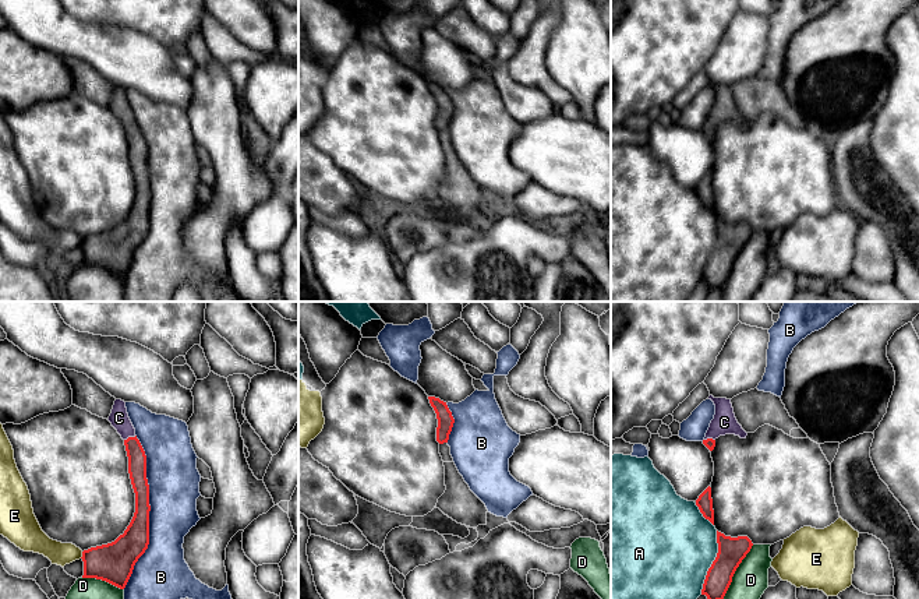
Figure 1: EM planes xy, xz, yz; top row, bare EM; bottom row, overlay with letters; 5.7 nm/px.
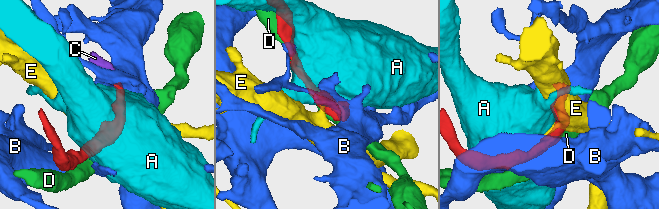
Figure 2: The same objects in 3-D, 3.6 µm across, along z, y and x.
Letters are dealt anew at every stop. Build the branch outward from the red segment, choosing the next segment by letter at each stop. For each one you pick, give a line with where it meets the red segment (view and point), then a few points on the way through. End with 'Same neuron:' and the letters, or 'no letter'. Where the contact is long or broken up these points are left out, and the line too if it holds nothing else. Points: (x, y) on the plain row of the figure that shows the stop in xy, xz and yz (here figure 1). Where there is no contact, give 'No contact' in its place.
C: Touches red at xy (130, 124). Path across: xy (137, 147), (130, 124), (119, 105)
Same neuron: C

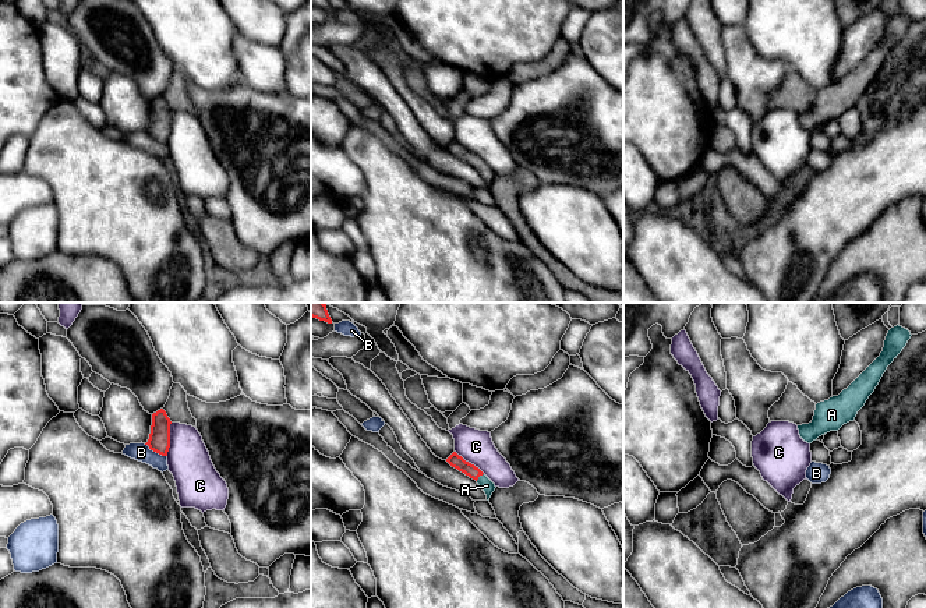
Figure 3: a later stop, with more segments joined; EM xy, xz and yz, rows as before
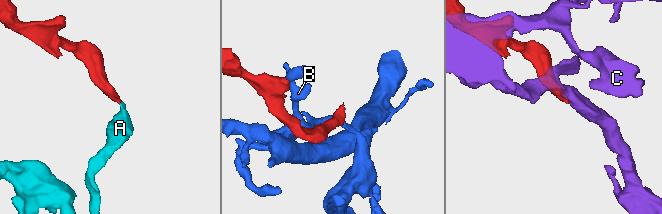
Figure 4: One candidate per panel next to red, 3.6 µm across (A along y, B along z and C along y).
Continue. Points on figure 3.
A: Touches red at xz (479, 163)
Same neuron: A

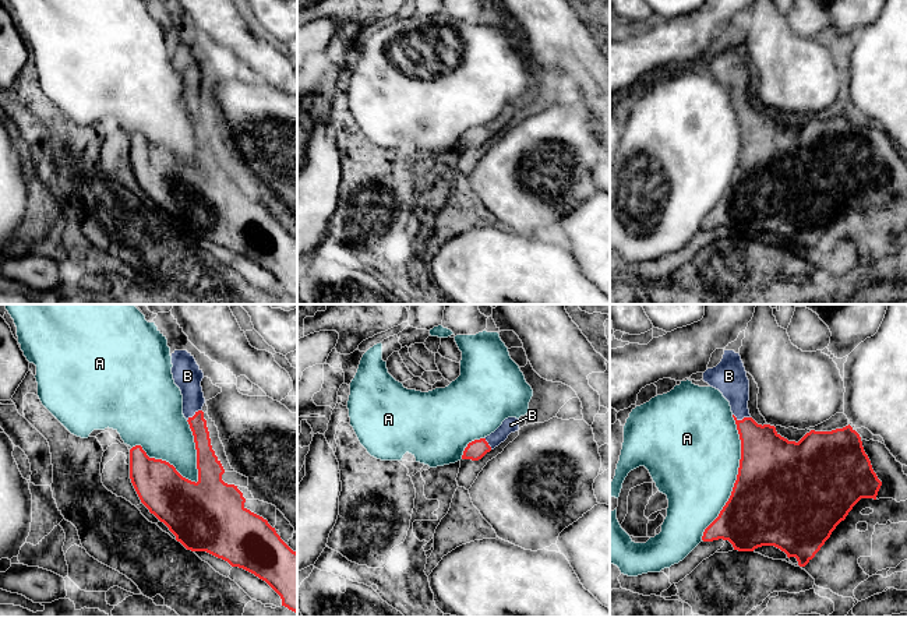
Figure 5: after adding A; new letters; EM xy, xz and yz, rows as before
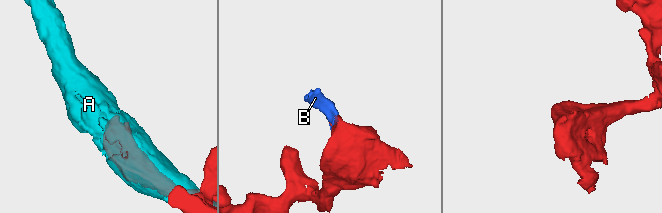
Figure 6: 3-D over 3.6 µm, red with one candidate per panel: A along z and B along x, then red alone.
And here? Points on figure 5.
B: Touches red at yz (743, 106). Path across: yz (765, 143), (743, 106), (738, 83), (730, 66)
Same neuron: B

